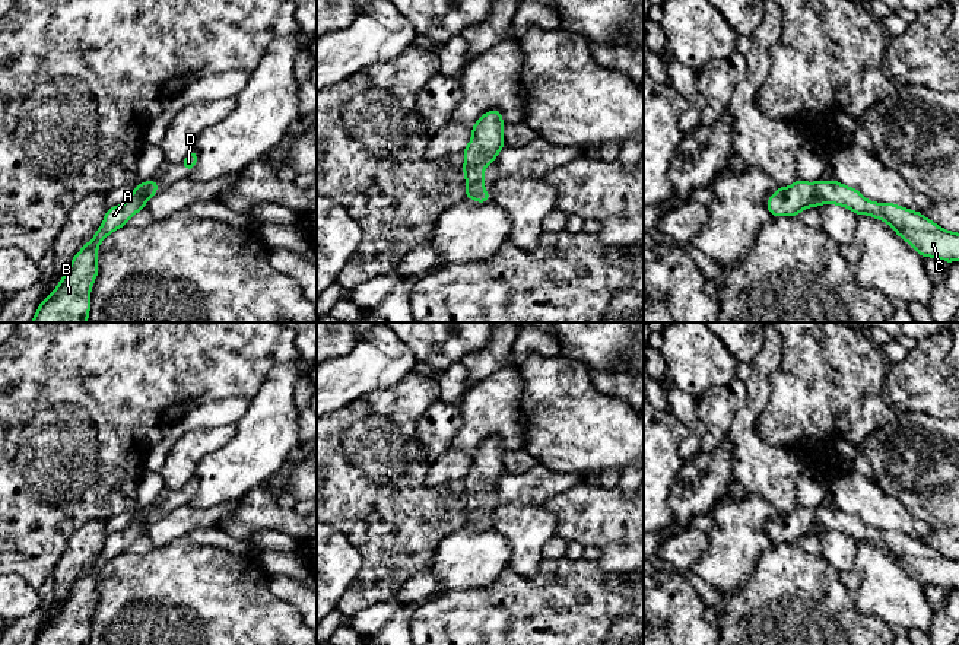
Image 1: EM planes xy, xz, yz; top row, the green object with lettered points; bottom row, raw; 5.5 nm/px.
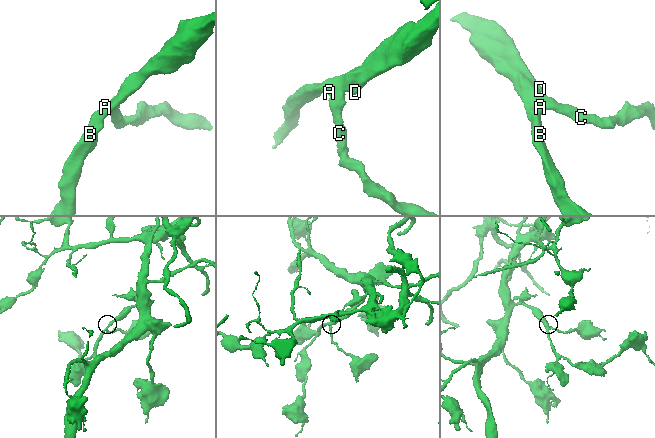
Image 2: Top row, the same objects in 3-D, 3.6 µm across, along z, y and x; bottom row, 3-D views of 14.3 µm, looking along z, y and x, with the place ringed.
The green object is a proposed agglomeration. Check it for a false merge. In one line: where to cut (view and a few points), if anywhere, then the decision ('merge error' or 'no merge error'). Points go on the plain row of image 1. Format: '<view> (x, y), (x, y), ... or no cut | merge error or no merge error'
no cut | no merge error

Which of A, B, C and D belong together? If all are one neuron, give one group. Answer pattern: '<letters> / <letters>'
A B C D

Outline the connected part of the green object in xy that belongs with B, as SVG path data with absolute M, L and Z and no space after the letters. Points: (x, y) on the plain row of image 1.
M150 506L137 511L130 525L105 538L105 544L93 566L86 569L74 582L58 613L44 626L34 645L88 645L90 638L90 616L99 594L96 579L99 571L114 557L142 537L147 527L158 520L158 509Z

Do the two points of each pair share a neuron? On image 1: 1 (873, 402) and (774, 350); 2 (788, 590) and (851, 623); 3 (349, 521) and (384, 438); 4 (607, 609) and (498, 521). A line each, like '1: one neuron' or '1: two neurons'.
1: two neurons
2: one neuron
3: one neuron
4: two neurons

